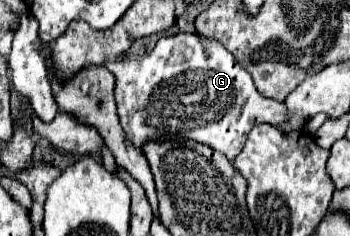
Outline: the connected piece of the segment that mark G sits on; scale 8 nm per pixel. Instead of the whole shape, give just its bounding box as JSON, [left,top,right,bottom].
[107,34,289,160]

